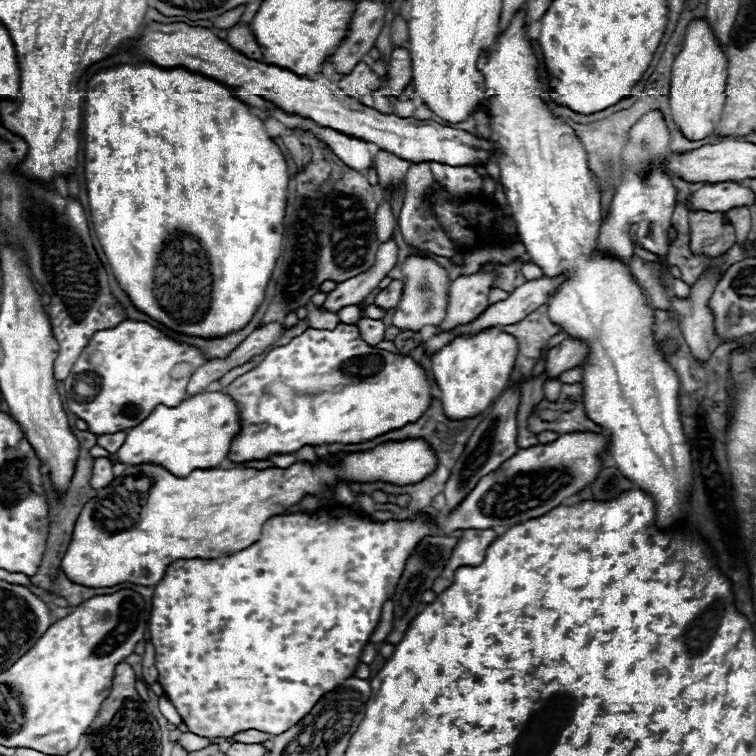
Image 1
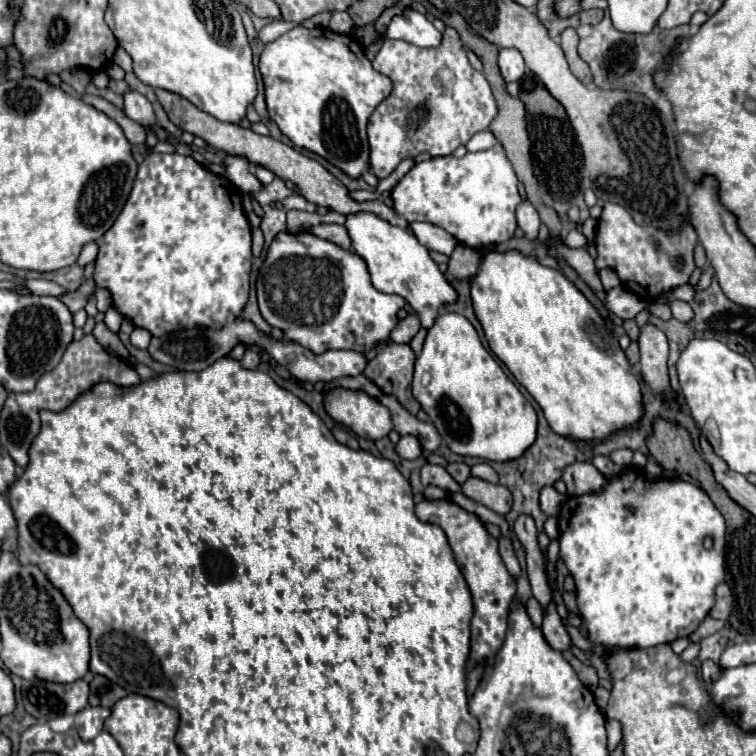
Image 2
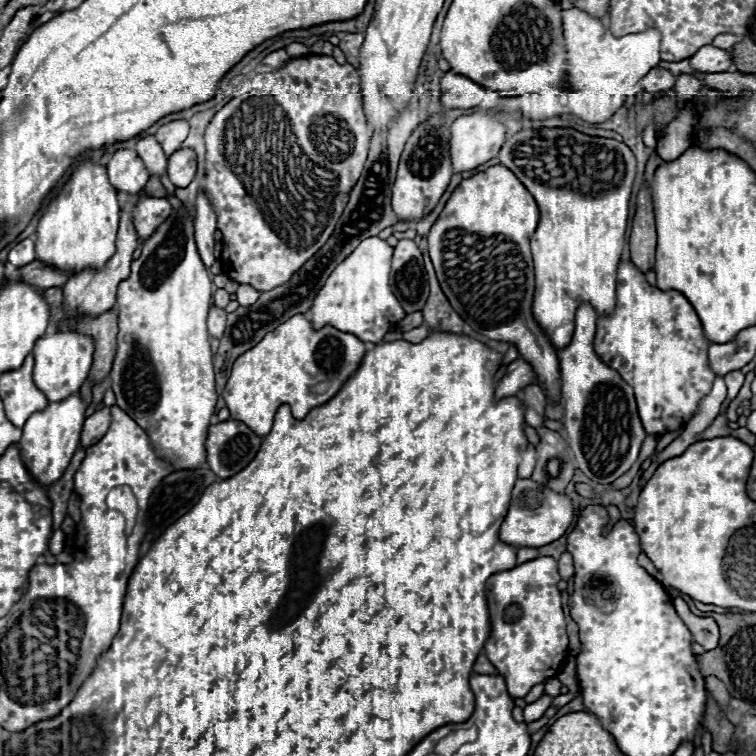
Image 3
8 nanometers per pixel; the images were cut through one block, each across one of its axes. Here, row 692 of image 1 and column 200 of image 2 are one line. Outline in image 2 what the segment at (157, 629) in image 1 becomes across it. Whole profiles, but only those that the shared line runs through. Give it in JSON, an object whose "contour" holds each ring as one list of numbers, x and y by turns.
{"contour":[[148,154,138,168,132,192,114,226,104,234,94,280,112,292,114,306,138,328,162,336,178,328,222,328,234,322,248,302,250,290,250,226,236,186,208,172,192,156]]}

